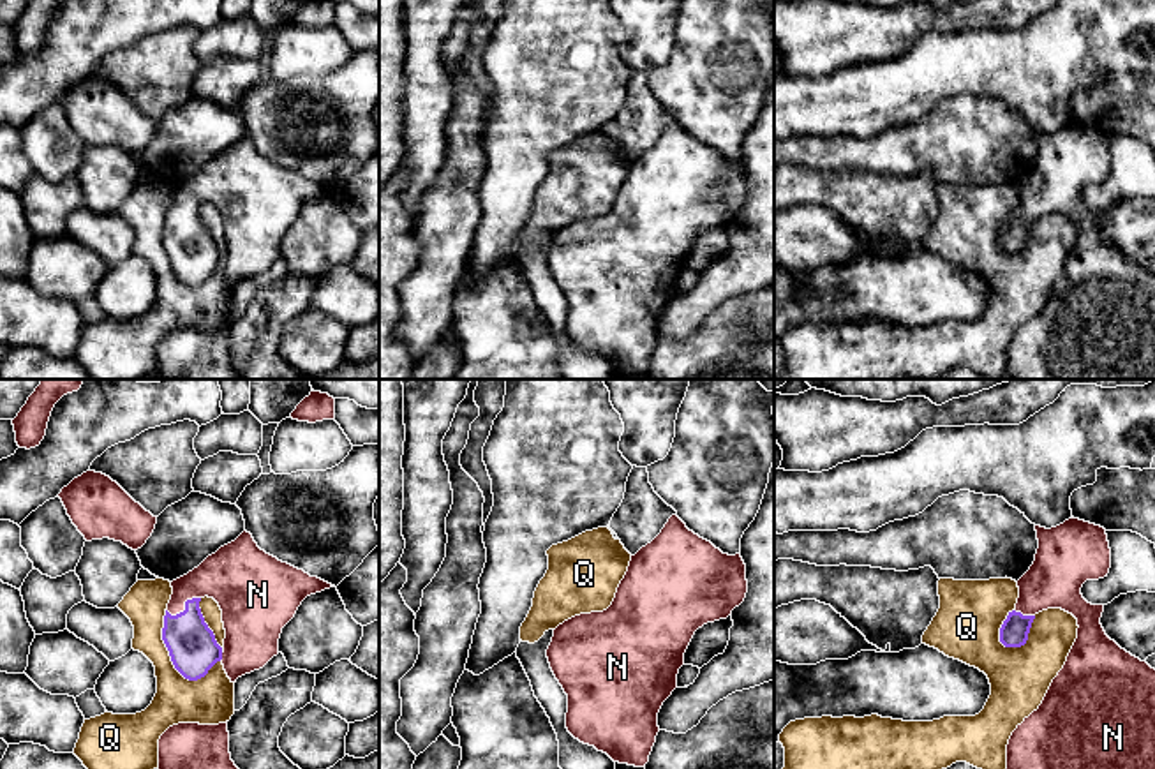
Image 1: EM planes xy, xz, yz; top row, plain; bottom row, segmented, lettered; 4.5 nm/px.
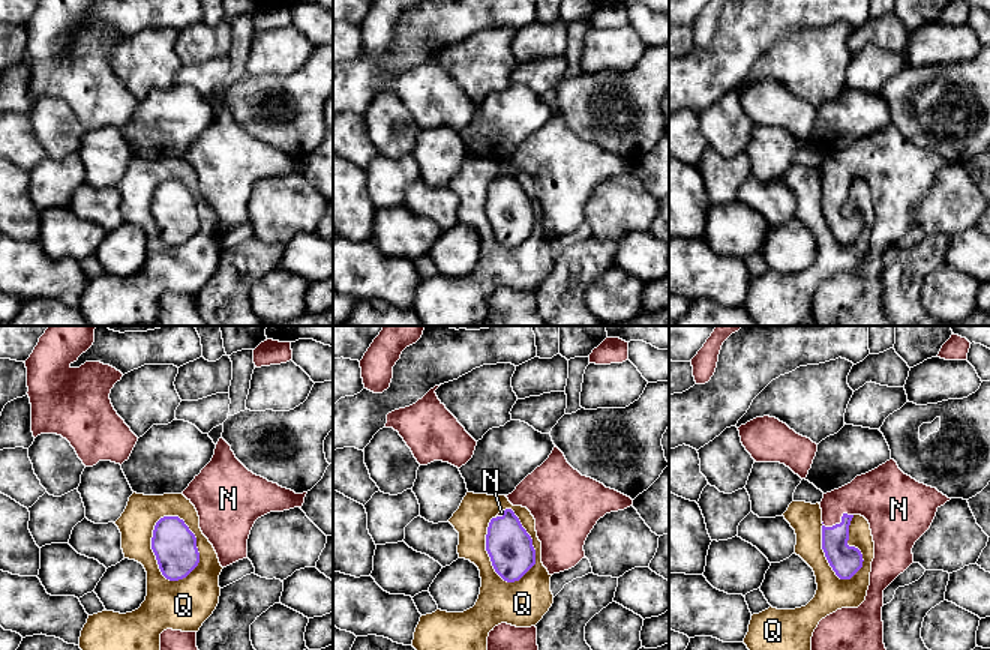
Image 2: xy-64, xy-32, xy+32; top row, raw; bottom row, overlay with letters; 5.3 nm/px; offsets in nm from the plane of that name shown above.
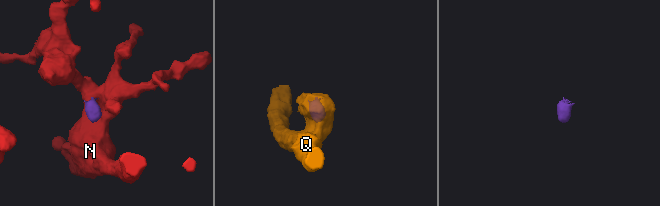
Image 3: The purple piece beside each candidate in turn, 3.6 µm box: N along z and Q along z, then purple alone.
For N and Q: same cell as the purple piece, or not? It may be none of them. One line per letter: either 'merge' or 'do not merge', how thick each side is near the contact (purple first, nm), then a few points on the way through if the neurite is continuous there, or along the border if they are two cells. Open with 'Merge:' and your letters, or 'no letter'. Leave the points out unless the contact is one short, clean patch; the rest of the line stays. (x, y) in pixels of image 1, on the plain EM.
Merge: N
N: merge; 220 nm thick on the purple side, 260 nm on the other
Q: do not merge; 220 nm thick on the purple side, 200 nm on the other

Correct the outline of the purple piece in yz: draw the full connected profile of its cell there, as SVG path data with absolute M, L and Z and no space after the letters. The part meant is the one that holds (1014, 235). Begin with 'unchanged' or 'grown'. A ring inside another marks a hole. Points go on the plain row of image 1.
grown; M1072 122L1035 136L1035 166L1017 185L1019 203L1000 233L1000 247L1025 250L1035 220L1047 213L1072 219L1079 233L1042 309L1012 337L1005 379L1155 379L1155 273L1111 245L1100 229L1104 210L1092 210L1081 199L1086 185L1109 178L1106 134Z

